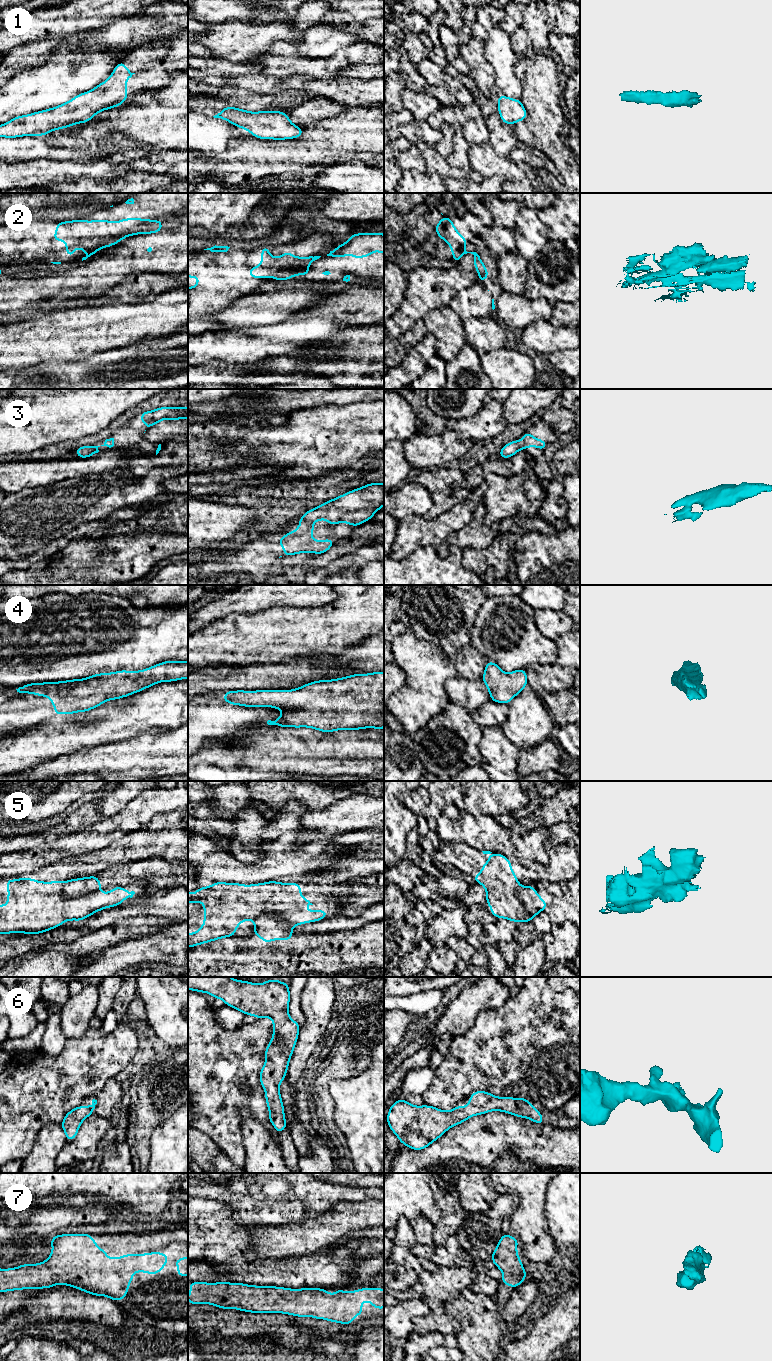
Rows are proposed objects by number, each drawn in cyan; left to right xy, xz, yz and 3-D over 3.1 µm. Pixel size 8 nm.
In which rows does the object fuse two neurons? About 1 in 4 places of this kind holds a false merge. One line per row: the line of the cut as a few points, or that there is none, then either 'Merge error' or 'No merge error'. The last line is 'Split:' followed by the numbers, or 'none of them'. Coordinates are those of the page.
1: No split. No merge error
2: No split. No merge error
3: No split. No merge error
4: No split. No merge error
5: Split along xy (95, 891), (73, 897), (65, 897), (62, 893). Merge error
6: No split. No merge error
7: No split. No merge error
Split: 5

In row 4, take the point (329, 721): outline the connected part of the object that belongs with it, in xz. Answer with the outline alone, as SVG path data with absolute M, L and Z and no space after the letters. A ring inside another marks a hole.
M384 672L319 680L293 690L231 690L226 692L222 699L232 705L281 709L283 714L275 721L268 720L268 725L309 727L326 733L336 730L384 728Z

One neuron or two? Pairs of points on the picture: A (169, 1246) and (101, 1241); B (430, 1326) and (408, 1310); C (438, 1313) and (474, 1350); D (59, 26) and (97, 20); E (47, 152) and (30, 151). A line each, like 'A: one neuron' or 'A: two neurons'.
A: one neuron
B: two neurons
C: two neurons
D: one neuron
E: one neuron

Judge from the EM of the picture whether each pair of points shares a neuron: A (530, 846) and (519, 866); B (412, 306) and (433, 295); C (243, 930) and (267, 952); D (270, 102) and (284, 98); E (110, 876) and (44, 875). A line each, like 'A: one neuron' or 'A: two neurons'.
A: two neurons
B: one neuron
C: two neurons
D: one neuron
E: two neurons

